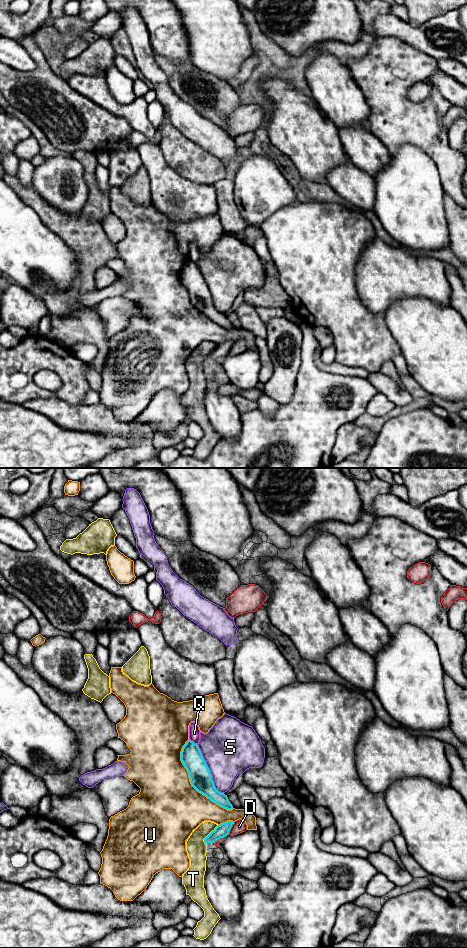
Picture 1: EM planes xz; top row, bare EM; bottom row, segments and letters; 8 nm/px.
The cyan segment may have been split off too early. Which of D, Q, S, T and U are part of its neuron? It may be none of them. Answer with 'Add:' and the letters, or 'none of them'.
Add: none of them

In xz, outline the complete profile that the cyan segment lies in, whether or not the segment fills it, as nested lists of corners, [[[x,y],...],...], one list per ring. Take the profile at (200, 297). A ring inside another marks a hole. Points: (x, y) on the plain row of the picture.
[[[188,260],[181,271],[181,281],[189,293],[192,306],[219,326],[232,330],[227,315],[219,312],[212,300],[210,290],[197,264]]]

